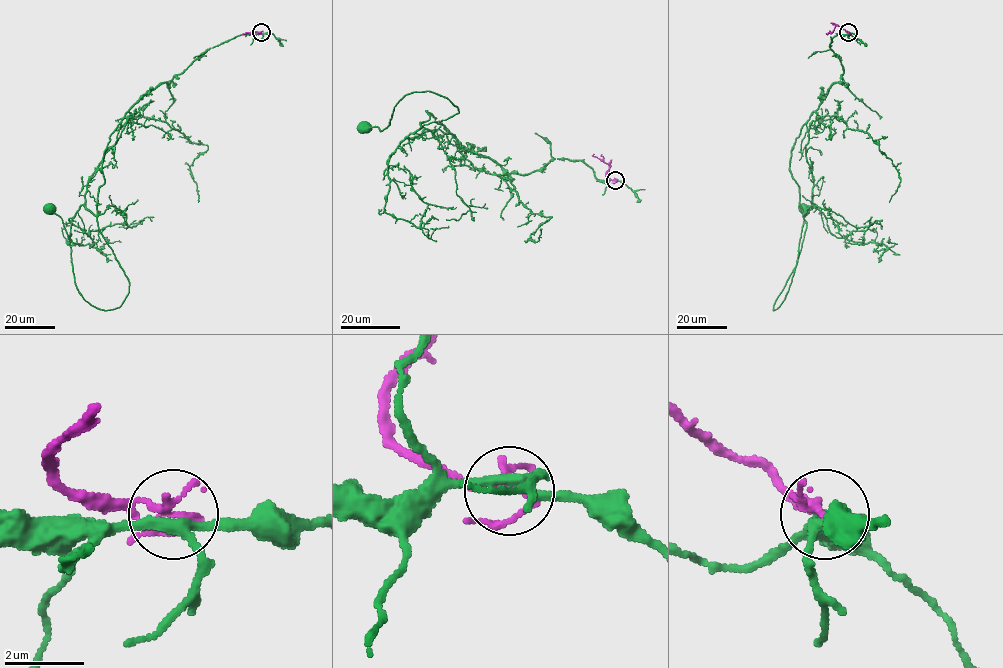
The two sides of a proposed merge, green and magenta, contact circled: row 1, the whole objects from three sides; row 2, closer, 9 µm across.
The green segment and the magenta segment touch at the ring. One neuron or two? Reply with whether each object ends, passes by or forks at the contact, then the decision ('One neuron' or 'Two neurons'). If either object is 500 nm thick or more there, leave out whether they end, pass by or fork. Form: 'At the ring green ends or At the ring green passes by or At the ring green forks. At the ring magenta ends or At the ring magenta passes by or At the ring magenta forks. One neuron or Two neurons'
At the ring green forks. At the ring magenta forks. Two neurons

